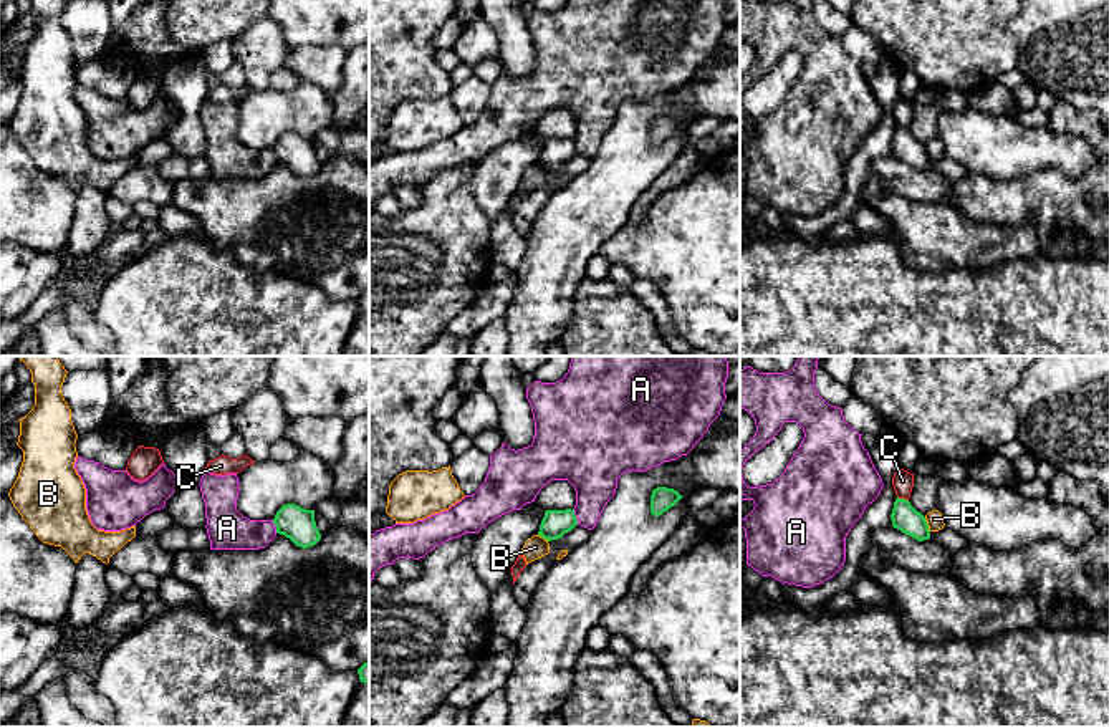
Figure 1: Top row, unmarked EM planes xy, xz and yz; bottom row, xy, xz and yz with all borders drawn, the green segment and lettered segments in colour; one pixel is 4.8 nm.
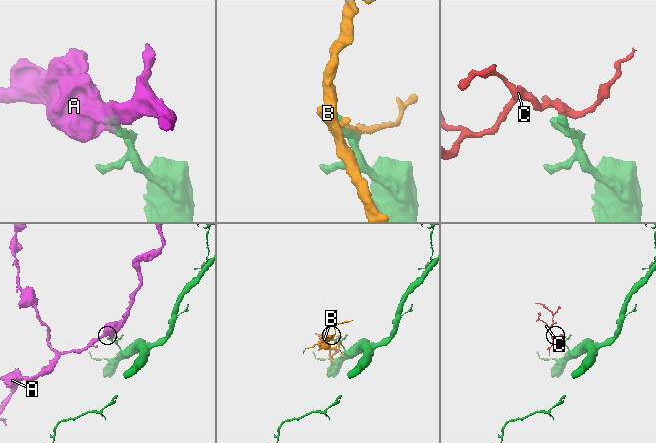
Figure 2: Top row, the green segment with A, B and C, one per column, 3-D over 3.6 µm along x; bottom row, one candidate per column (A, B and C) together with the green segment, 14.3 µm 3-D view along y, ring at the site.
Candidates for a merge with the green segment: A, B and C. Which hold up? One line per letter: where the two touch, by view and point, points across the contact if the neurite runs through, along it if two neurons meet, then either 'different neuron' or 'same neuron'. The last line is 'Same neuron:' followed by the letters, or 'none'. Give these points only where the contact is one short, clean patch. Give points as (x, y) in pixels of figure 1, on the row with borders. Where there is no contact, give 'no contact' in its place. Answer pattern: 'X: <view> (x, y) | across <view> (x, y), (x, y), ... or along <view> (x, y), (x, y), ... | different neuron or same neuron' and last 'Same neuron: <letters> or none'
A: xz (575, 517) | different neuron
B: yz (926, 524) | different neuron
C: yz (902, 499) | along yz (897, 495), (907, 500) | different neuron
Same neuron: none

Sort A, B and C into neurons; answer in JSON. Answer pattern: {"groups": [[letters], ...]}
{"groups": [["A"], ["B"], ["C"]]}

